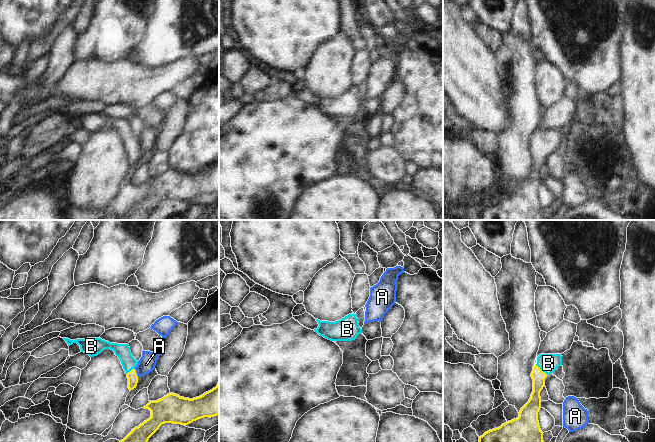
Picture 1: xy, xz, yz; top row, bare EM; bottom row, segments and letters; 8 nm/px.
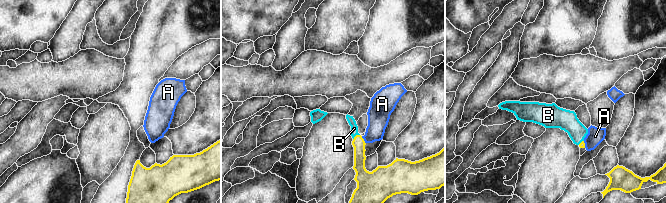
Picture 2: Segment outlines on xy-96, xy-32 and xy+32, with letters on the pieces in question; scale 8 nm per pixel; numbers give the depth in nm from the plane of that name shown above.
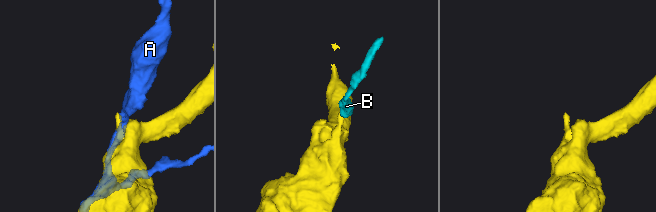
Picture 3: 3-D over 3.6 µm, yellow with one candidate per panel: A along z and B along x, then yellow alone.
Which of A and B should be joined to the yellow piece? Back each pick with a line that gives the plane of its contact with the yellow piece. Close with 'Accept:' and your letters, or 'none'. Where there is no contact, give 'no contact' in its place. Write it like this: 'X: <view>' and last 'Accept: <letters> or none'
B: yz
Accept: B

